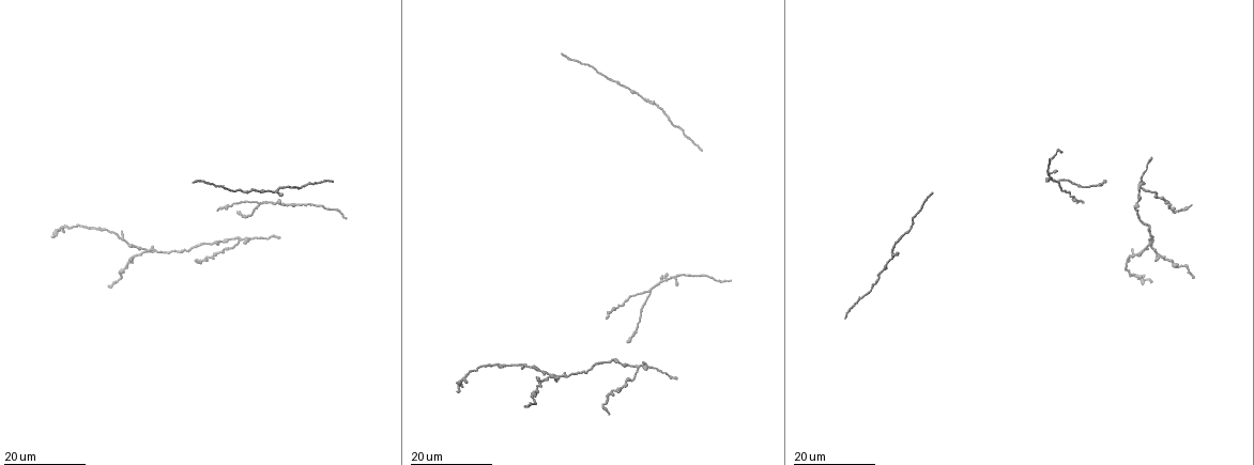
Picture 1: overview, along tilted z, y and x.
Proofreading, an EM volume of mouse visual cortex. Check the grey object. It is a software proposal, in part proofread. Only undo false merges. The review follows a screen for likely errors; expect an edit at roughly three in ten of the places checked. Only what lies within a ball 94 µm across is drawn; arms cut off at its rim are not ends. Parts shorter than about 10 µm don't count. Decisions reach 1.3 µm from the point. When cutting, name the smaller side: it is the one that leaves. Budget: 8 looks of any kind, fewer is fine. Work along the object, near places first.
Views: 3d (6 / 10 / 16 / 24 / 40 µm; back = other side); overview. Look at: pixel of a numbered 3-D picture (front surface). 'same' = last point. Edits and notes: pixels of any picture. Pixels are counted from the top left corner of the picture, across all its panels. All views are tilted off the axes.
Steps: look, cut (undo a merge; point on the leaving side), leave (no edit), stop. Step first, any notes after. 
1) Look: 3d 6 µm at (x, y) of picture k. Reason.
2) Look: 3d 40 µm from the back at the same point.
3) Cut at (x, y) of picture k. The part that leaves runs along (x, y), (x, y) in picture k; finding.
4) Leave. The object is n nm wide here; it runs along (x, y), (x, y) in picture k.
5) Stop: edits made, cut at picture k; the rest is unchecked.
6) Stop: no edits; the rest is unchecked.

Look: 3d 16 µm at (634, 366) of picture 1.

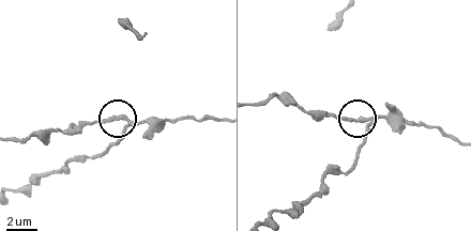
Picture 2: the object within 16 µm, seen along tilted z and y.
Look: 3d 10 µm at (357, 120) of picture 2.

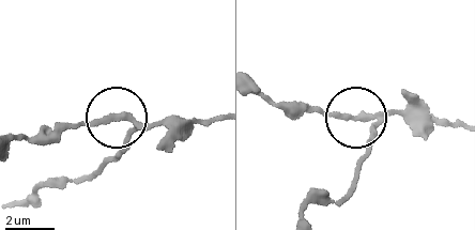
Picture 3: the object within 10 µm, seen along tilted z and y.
Cut at (124, 149) of picture 3. Two neurons meet here.

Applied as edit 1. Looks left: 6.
Look: overview.

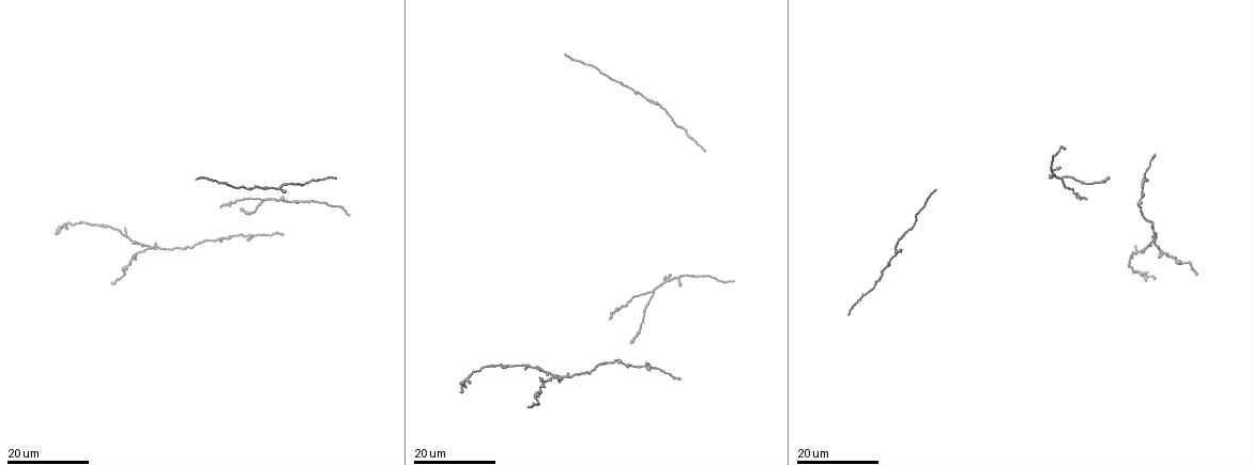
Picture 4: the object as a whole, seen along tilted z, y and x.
Look: 3d 24 µm at (292, 200) of picture 4. Three-way junction.

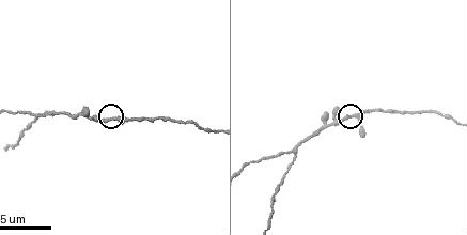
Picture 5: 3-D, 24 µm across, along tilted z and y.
Look: 3d 6 µm at (348, 117) of picture 5.

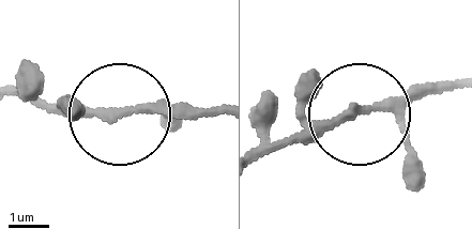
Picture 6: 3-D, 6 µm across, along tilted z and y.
Leave. It runs along (124, 112), (214, 111) in picture 6; all the same neuron.

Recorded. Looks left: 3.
Look: 3d 10 µm at (52, 112) of picture 5. Branch point.

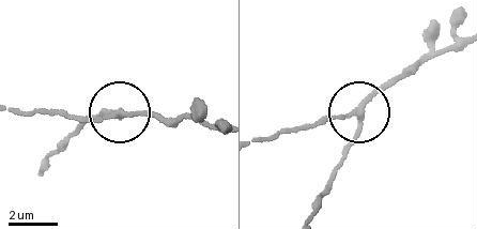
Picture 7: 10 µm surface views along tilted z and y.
Leave. The side arm is 16 µm long; 3 arms meet here; one neuron here.

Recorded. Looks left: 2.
Look: 3d 16 µm at (1137, 207) of picture 4. Calibre changes.

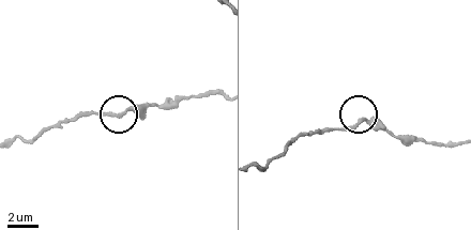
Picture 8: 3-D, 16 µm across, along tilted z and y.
Look: 3d 10 µm at (123, 111) of picture 8.

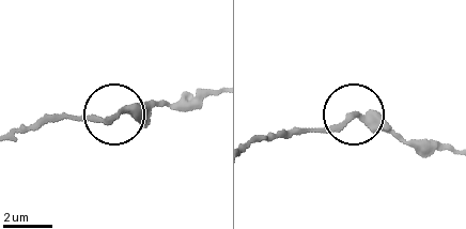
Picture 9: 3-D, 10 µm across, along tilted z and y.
Leave. All the same neuron.

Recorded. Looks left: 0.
Stop: edits made, cut at picture 3; the rest is unchecked.

